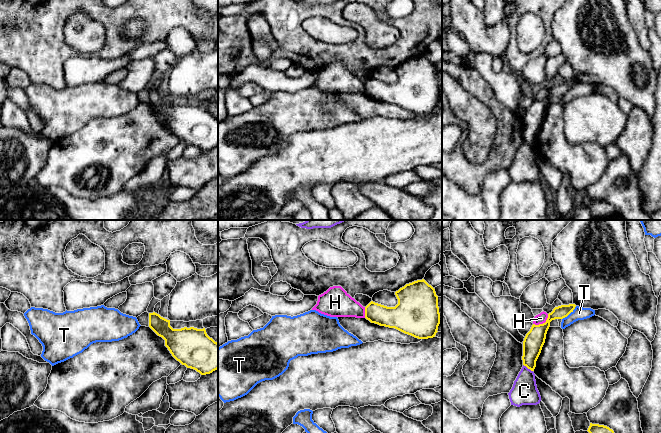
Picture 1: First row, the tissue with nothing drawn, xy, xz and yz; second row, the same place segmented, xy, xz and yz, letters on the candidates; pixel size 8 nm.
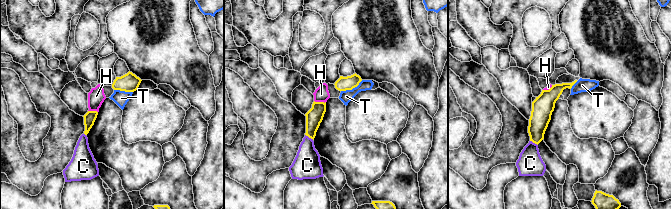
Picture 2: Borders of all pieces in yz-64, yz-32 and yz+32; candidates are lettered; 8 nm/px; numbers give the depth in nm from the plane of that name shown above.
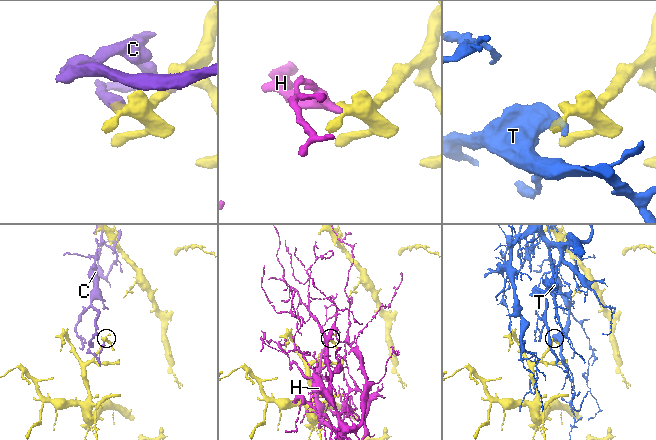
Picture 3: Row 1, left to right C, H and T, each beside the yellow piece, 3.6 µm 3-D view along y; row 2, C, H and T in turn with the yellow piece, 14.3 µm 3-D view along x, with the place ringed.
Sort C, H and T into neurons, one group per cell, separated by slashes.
C / H / T

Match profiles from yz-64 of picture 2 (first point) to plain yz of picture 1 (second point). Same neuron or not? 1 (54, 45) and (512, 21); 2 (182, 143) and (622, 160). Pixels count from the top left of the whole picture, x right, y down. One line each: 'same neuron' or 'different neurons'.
1: different neurons
2: different neurons

